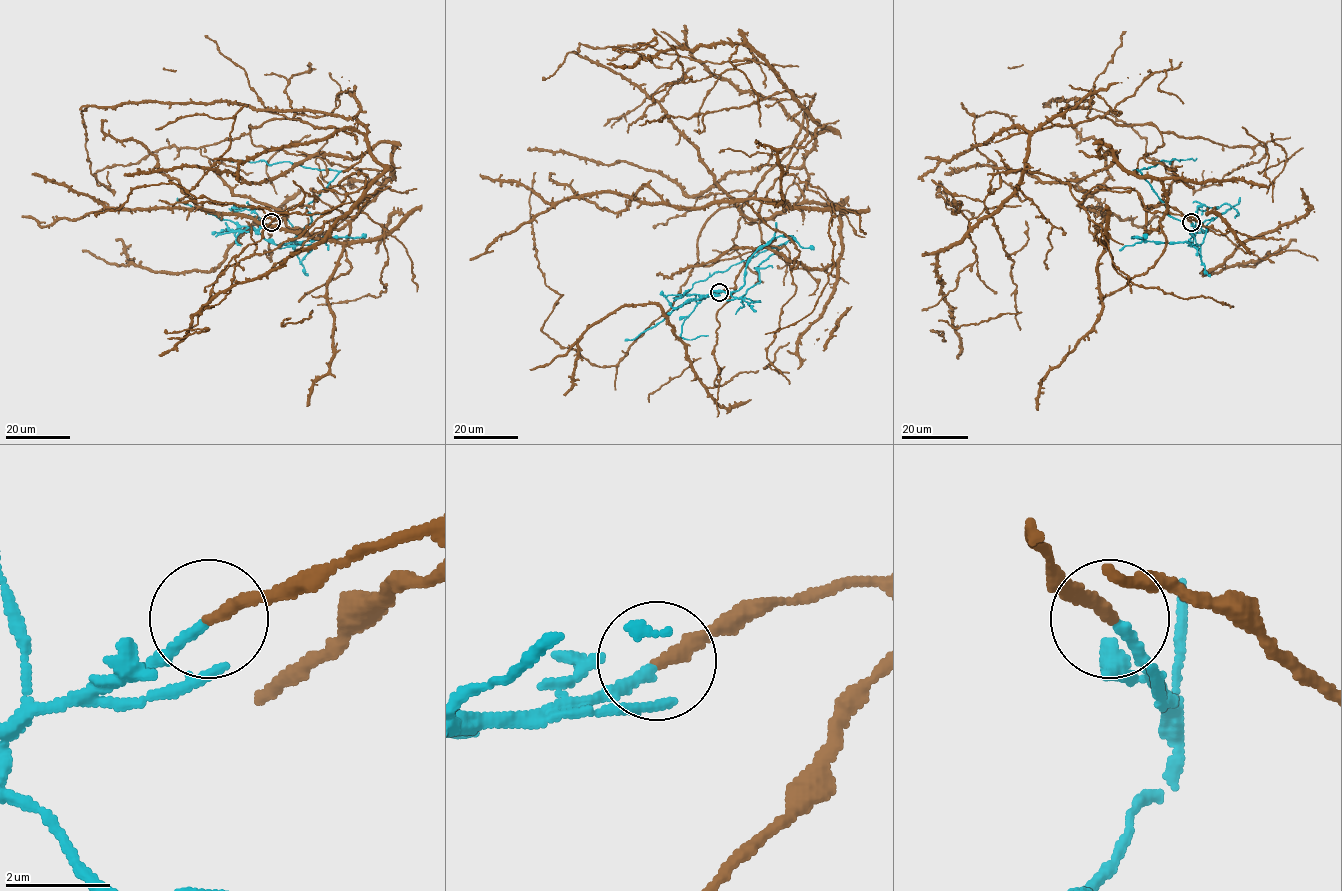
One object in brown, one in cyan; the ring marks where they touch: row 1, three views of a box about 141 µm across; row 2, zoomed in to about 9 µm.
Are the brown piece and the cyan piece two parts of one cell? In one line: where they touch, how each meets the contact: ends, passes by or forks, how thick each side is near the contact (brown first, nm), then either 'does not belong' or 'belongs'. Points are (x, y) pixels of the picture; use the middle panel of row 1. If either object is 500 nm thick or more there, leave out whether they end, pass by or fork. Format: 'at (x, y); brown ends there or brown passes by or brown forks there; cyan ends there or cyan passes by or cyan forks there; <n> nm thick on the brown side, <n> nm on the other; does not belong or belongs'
at (719, 292); brown ends there; cyan ends there; 260 nm thick on the brown side, 200 nm on the other; does not belong

